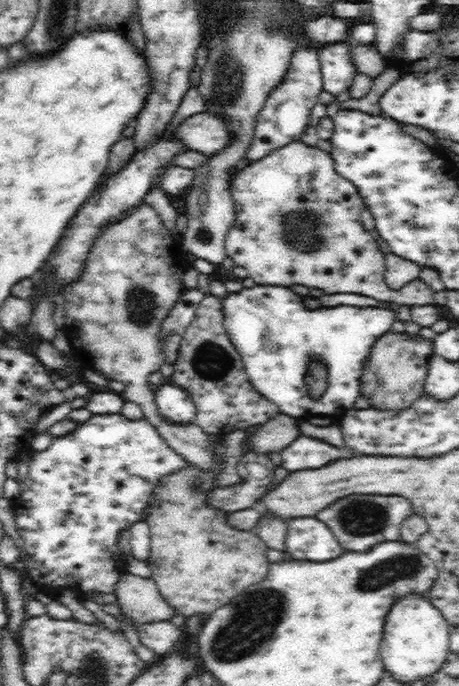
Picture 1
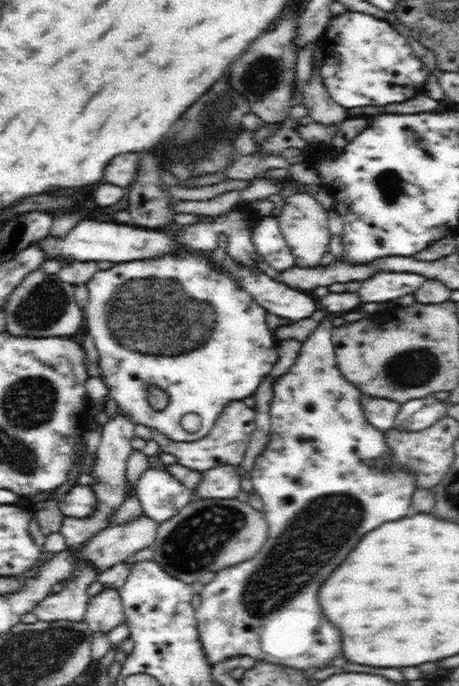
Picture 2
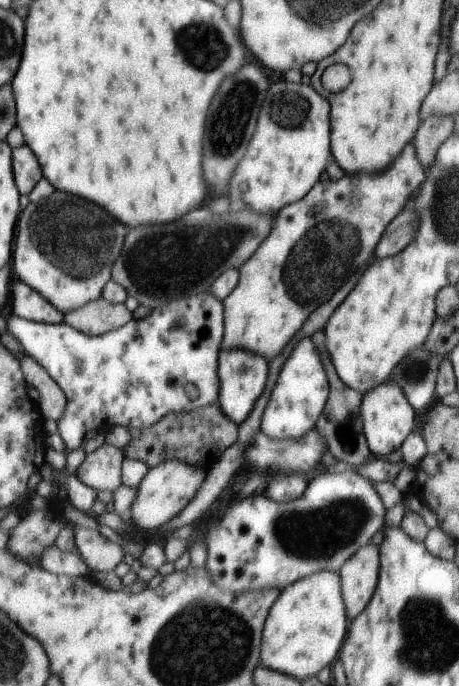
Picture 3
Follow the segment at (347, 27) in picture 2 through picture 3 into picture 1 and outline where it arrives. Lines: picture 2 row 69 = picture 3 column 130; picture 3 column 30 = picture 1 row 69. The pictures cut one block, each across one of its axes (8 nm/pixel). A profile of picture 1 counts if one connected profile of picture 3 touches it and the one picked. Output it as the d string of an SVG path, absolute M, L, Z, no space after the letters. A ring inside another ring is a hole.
M350 41L336 42L335 45L324 46L324 50L320 50L323 90L335 97L349 90L358 73L351 56L351 46L354 45Z

